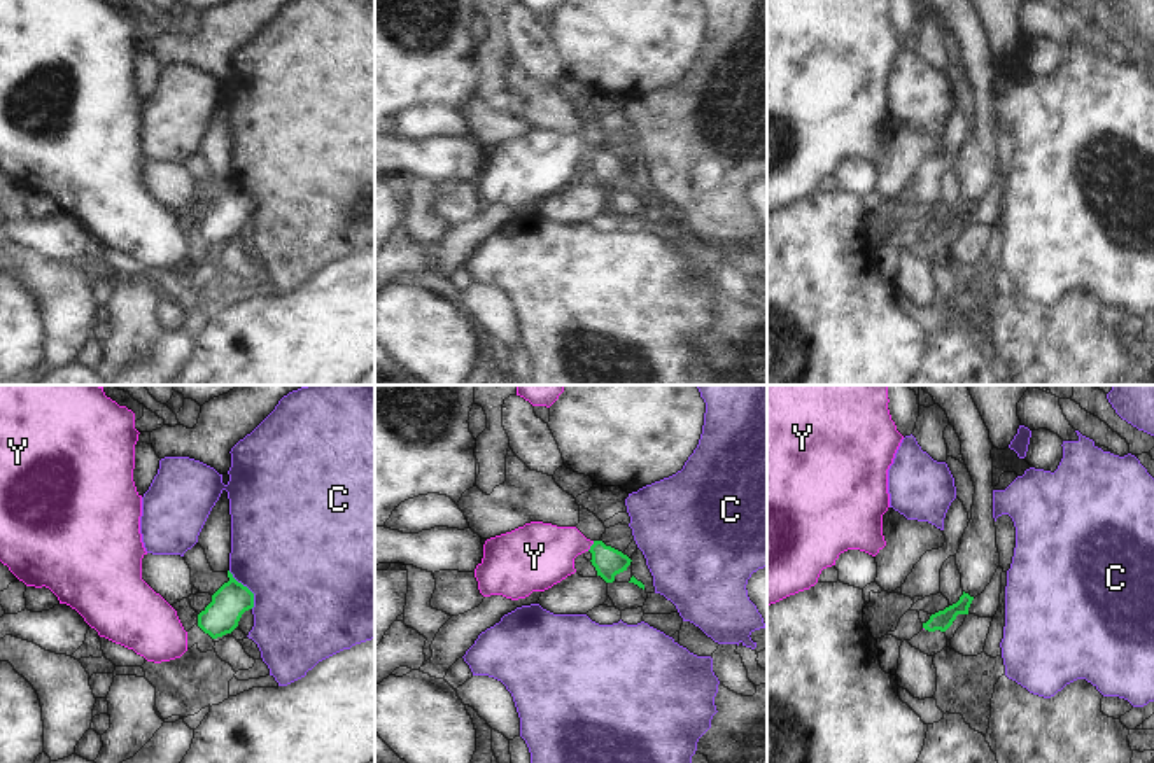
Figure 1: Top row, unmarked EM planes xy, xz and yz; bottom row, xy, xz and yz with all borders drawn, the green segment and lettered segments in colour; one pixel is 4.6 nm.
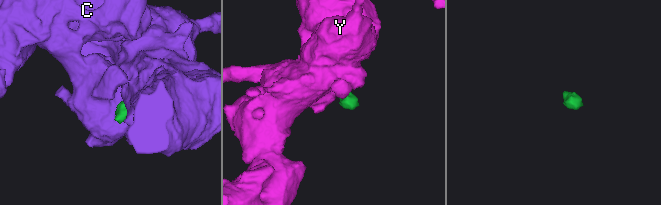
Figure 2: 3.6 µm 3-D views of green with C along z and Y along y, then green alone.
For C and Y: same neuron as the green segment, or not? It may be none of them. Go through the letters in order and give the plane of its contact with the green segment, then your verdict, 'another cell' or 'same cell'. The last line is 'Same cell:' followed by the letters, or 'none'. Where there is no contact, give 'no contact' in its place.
C: xy | another cell
Y: xz | same cell
Same cell: Y

